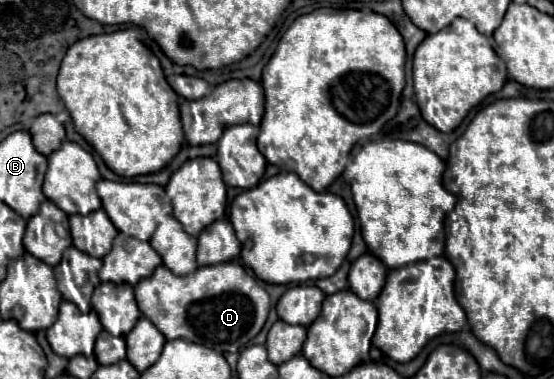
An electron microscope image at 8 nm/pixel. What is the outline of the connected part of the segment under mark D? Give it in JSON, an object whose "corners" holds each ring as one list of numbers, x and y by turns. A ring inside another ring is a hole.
{"corners":[[236,262,200,266,186,276,176,276,166,266,158,266,152,276,136,284,134,298,140,312,168,340,190,340,210,346,220,354,240,352,262,330,270,310,268,292]]}

